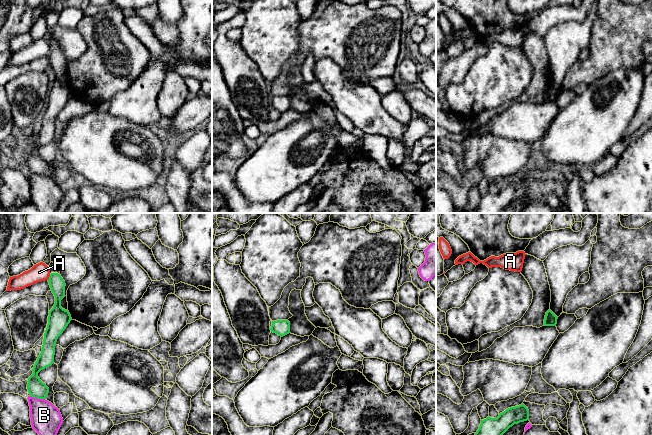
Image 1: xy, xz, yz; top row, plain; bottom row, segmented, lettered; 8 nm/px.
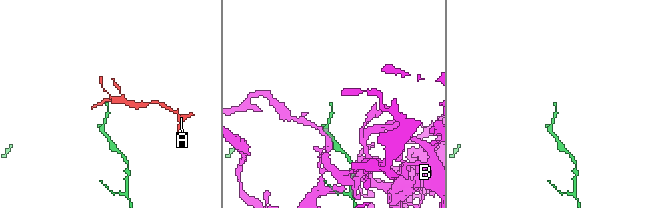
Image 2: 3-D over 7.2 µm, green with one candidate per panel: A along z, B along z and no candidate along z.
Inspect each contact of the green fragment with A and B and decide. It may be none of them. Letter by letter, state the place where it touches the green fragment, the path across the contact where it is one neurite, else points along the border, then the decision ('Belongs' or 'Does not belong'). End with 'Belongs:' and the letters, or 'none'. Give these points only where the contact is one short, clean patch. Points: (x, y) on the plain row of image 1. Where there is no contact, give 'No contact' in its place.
A: Touches green at xy (49, 53). Boundary: xy (50, 50), (48, 56). Does not belong
B: Touches green at xy (37, 173). Does not belong
Belongs: none

